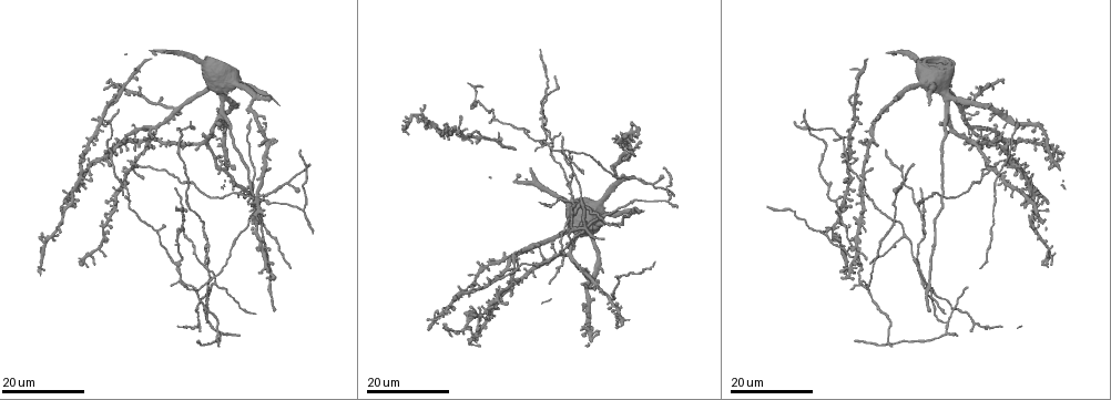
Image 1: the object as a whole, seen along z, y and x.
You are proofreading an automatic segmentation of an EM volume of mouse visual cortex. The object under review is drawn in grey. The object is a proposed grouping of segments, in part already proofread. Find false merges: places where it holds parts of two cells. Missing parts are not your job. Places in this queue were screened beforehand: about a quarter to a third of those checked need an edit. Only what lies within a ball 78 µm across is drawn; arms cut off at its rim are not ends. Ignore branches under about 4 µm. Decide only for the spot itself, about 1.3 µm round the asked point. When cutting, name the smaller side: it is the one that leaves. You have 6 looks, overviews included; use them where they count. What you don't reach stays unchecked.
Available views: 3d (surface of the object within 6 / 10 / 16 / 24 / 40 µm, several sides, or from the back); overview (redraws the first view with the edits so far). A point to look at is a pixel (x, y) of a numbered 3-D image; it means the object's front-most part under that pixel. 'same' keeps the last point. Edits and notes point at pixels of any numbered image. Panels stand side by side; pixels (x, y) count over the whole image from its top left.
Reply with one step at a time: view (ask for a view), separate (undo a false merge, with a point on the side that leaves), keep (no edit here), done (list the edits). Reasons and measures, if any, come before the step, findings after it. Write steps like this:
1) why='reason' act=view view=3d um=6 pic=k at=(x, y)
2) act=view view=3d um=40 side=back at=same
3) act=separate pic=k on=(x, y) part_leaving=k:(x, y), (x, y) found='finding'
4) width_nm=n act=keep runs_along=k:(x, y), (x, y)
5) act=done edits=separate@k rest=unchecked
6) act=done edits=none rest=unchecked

why='branch point' act=view view=3d um=24 pic=1 at=(569, 183)

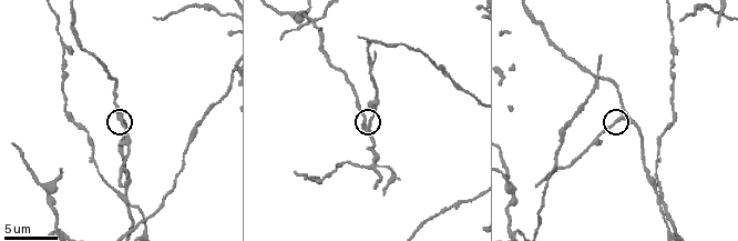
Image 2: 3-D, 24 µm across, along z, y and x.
why='closer look' act=view view=3d um=6 pic=2 at=(370, 128)

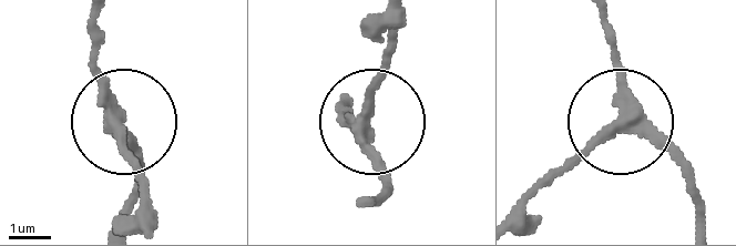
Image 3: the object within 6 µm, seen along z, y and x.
side_arm_um=11 act=keep runs_along=3:(706, 225), (685, 172), (622, 122), (600, 130), (519, 211) found='continuous, no second cell'

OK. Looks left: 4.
why='four arms meet' act=view view=3d um=16 pic=1 at=(1007, 139)

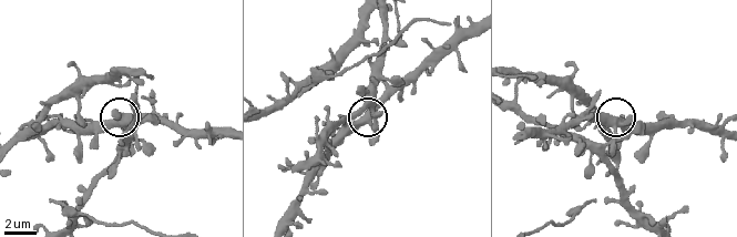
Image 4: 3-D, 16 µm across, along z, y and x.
act=view view=3d um=10 pic=4 at=(612, 117)

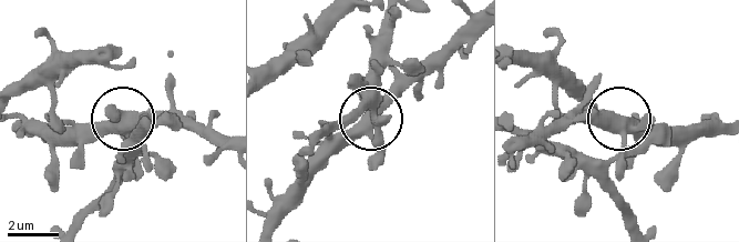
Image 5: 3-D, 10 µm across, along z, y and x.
arms=4 act=keep found='all the same cell'

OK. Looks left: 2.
why='branch point' act=view view=3d um=16 pic=1 at=(175, 110)

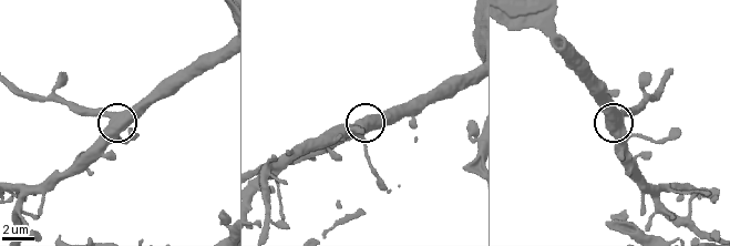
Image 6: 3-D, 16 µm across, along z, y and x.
act=view view=3d um=6 pic=6 at=(109, 121)

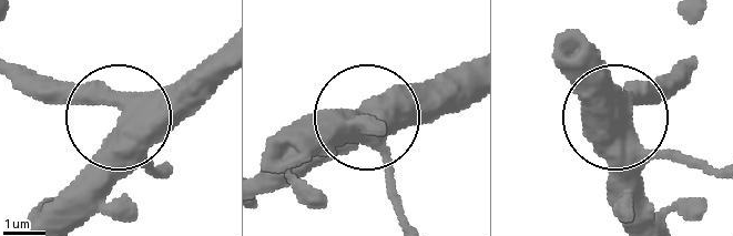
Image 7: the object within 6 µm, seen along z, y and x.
side_arm_um=23 act=keep runs_along=7:(223, 45), (116, 109), (74, 102), (46, 78) found='continuous, no second cell'

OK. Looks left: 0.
act=done edits=none rest=unchecked

